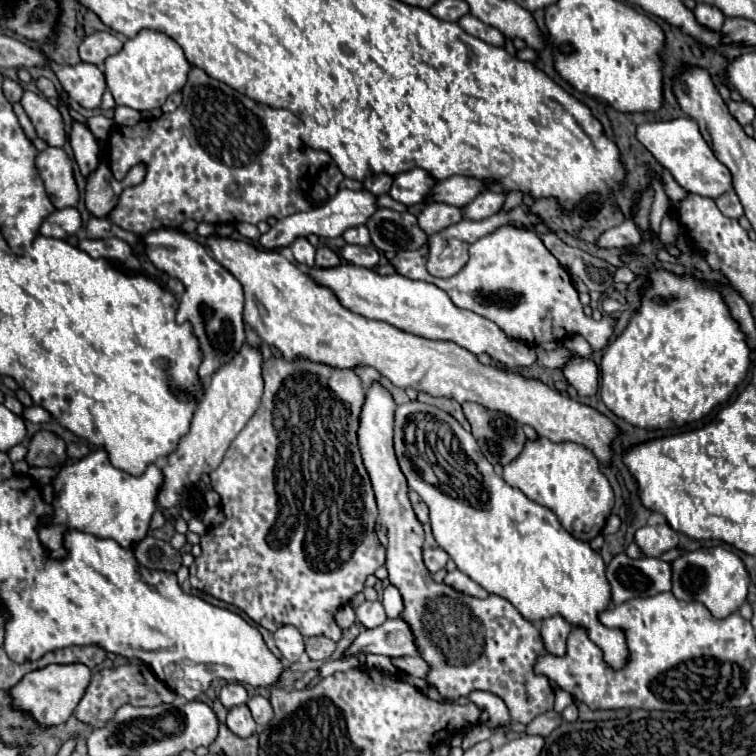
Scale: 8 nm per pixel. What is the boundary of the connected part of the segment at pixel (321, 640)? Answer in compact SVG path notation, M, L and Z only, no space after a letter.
M324 636L304 638L304 644L306 644L306 654L312 660L326 660L326 658L330 658L330 654L336 648L336 644L330 638L324 638Z

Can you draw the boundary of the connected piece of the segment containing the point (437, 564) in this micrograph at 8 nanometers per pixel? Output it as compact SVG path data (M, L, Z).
M424 548L424 564L430 572L438 572L448 562L448 554L442 548Z

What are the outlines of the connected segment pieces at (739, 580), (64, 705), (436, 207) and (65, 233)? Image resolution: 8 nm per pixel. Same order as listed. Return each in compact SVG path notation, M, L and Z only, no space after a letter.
M722 546L700 548L672 562L672 592L678 600L702 602L714 618L726 618L747 599L750 579L742 560Z
M50 664L42 670L34 670L26 674L20 680L20 684L16 684L10 690L10 696L18 710L28 710L40 724L46 724L46 726L62 724L72 716L80 698L84 696L86 686L90 682L90 674L92 674L90 668L86 668L84 664L68 664L68 666Z
M428 204L420 214L418 214L418 226L426 232L426 234L436 234L438 230L452 226L456 222L462 220L462 212L456 206L448 206L448 204Z
M62 208L62 210L54 210L42 224L40 234L42 236L52 236L52 238L62 238L66 240L68 236L76 234L82 226L80 214L76 208Z

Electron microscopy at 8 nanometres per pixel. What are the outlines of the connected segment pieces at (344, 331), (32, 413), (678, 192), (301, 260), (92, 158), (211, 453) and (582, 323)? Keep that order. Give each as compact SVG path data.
M208 238L208 248L212 250L214 258L242 284L244 288L244 320L250 324L256 334L270 346L276 346L286 360L296 360L296 358L308 358L310 362L320 362L332 368L340 370L354 370L356 366L372 366L376 368L384 378L388 378L396 388L414 388L418 392L426 392L432 396L442 396L442 398L454 398L456 402L476 402L488 410L498 410L520 424L532 426L540 436L550 438L552 442L576 442L586 448L590 448L596 458L602 464L610 462L610 442L616 436L616 426L596 412L590 406L578 404L566 396L562 396L558 390L548 388L542 382L536 380L526 380L522 376L484 366L476 360L476 356L462 346L456 346L454 342L440 342L440 340L428 340L422 336L414 336L408 332L398 330L392 324L378 322L364 318L360 314L354 314L346 306L340 304L336 294L328 290L326 286L320 286L308 272L302 272L302 268L288 258L284 258L278 250L258 250L246 242L238 240L228 240L228 238Z
M30 406L30 408L24 408L22 418L30 420L30 422L36 422L36 424L44 424L44 422L52 420L52 414L48 414L48 410L44 410L40 406Z
M664 170L664 174L662 174L662 180L664 180L664 190L666 190L666 194L668 194L672 200L684 200L684 198L688 196L688 192L686 192L684 188L680 188L666 170Z
M298 238L290 248L292 248L292 252L294 252L294 260L296 260L300 266L314 268L316 248L314 248L306 238Z
M74 122L72 132L70 132L70 144L72 144L74 158L76 158L78 166L80 166L82 176L88 178L96 170L96 166L100 164L96 138L92 136L92 132L84 124Z
M244 344L242 350L234 356L234 360L212 376L208 390L194 412L190 432L184 438L180 438L178 448L168 456L168 466L162 470L164 486L158 494L158 504L164 508L170 520L178 516L178 502L184 486L198 482L202 474L210 474L222 462L230 442L246 426L246 422L258 408L264 388L260 366L260 352L256 348L250 348L250 344Z
M500 226L492 234L476 240L470 246L468 264L450 278L436 278L428 274L427 256L427 245L418 250L400 250L390 260L390 264L396 268L398 274L406 278L436 284L450 296L450 300L458 308L476 312L492 320L514 340L538 346L544 342L560 342L566 336L580 334L588 340L592 350L602 350L608 344L614 322L610 318L602 318L600 322L596 322L582 312L572 276L544 248L534 232L518 230L514 226Z

